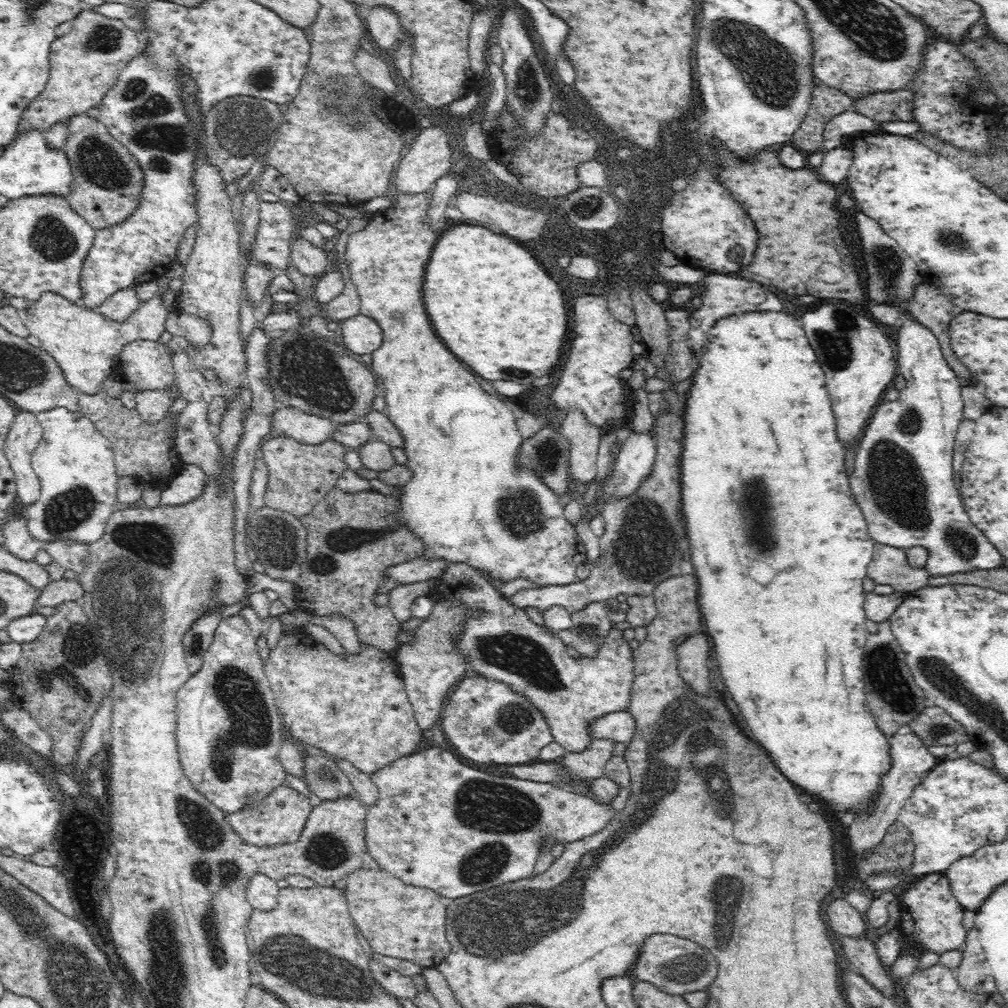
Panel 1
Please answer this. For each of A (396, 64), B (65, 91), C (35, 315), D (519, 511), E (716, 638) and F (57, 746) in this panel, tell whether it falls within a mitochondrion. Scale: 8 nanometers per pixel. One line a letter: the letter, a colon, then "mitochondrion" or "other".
A: other
B: other
C: other
D: mitochondrion
E: other
F: other

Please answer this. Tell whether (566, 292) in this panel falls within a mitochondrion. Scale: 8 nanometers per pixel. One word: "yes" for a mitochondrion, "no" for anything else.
no

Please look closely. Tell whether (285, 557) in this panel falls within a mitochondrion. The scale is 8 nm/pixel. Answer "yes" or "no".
yes

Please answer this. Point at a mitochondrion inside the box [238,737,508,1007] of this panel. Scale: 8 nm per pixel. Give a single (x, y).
(290, 959)

